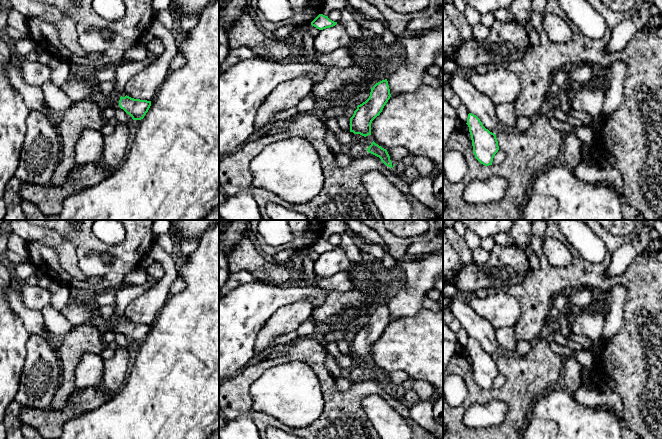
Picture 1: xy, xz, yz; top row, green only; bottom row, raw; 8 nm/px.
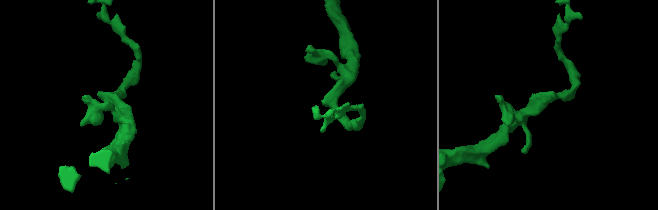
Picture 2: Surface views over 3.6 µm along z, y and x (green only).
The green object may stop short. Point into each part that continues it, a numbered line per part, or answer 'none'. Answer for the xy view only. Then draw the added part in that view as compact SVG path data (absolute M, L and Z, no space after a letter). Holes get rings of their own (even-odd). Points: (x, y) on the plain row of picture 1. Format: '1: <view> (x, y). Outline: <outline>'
1: xy (113, 325). Outline: M123 317L119 320L113 318L109 323L102 323L100 324L101 326L101 331L104 332L106 330L111 330L114 334L115 333L121 333L120 330L119 330L119 324L120 324L120 321L125 321L126 318Z

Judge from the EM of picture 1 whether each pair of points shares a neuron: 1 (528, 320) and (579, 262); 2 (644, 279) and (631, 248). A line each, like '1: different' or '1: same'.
1: same
2: different

